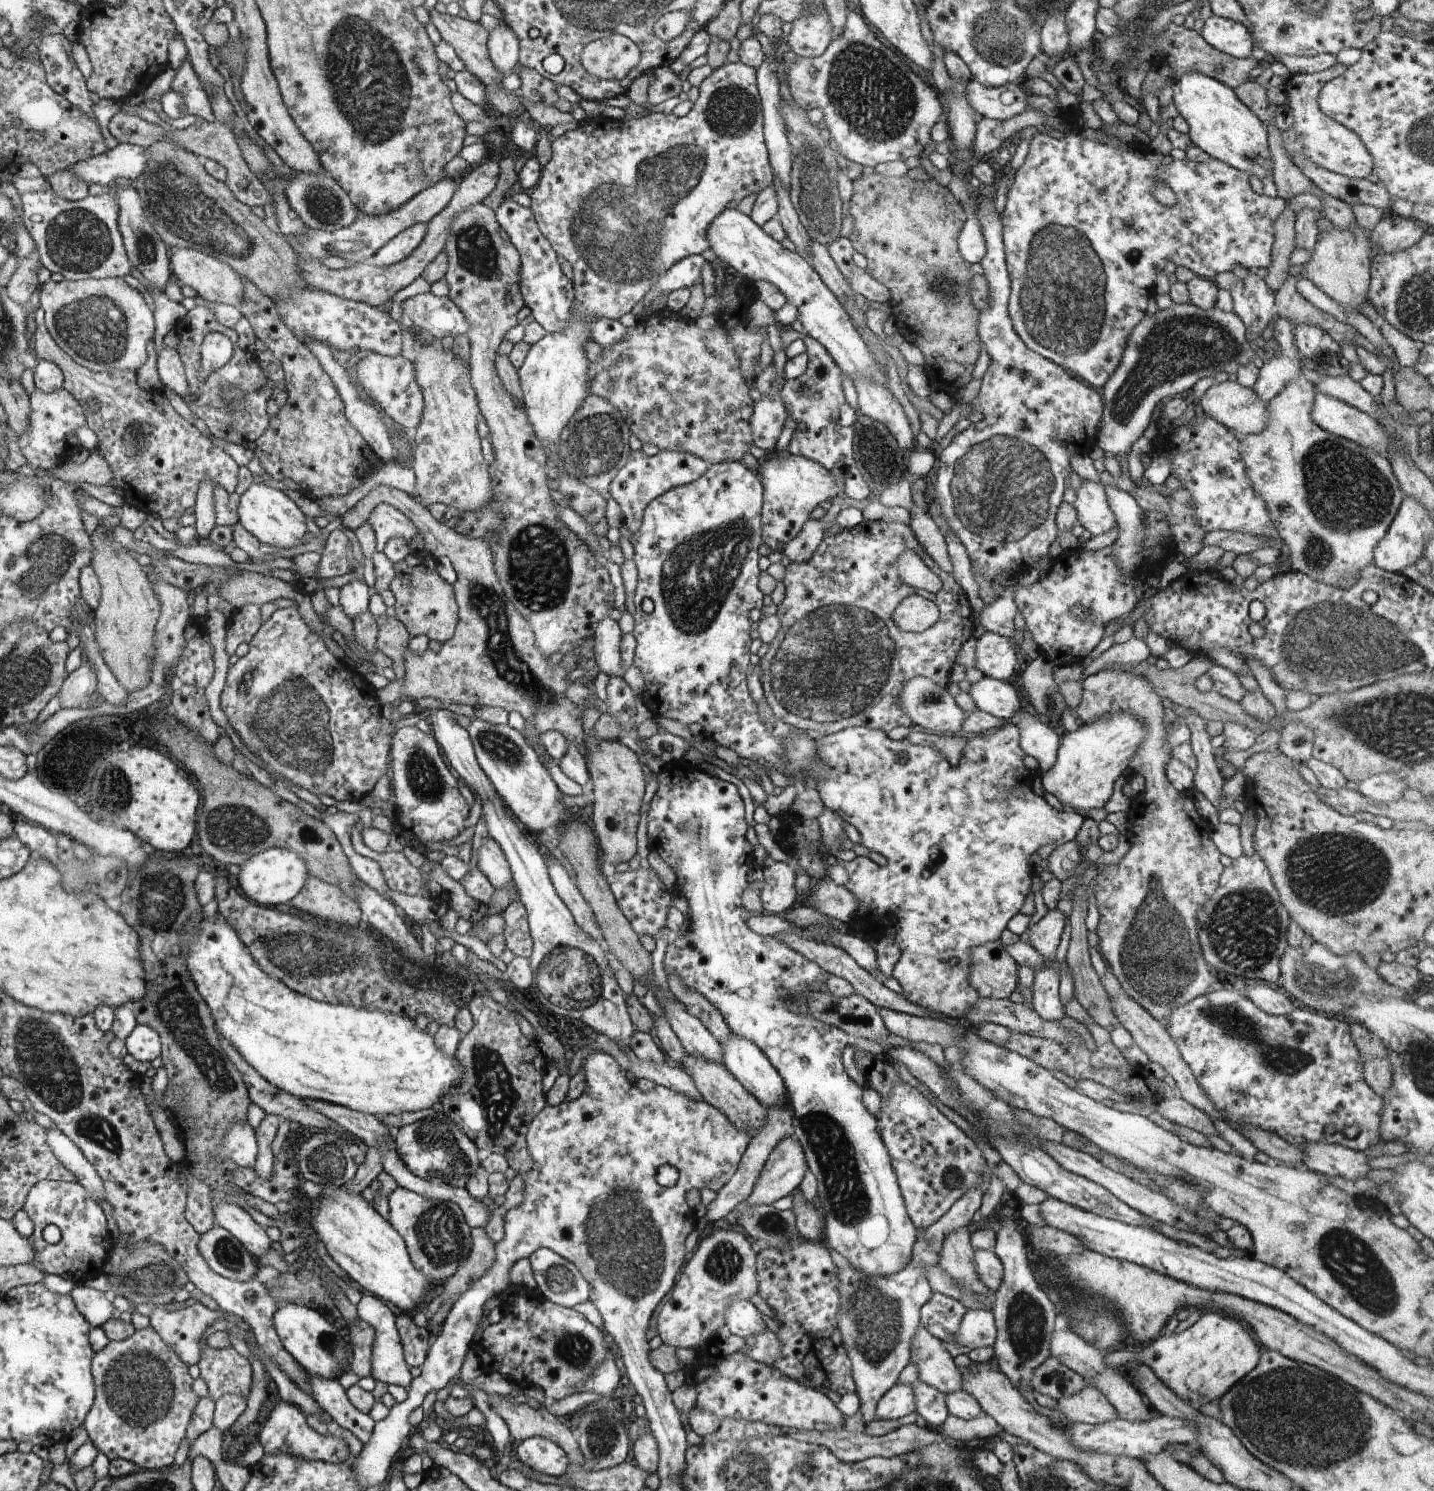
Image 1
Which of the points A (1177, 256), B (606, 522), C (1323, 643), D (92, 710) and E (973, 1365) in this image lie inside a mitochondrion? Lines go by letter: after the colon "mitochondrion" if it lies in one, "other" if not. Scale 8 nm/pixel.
A: other
B: other
C: mitochondrion
D: other
E: other

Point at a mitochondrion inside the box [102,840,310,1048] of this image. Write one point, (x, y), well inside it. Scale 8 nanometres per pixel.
(162, 907)

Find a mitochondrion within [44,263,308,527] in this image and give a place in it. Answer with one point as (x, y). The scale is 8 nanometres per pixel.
(96, 328)

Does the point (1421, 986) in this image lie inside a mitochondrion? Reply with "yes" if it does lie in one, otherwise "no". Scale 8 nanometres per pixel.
no

